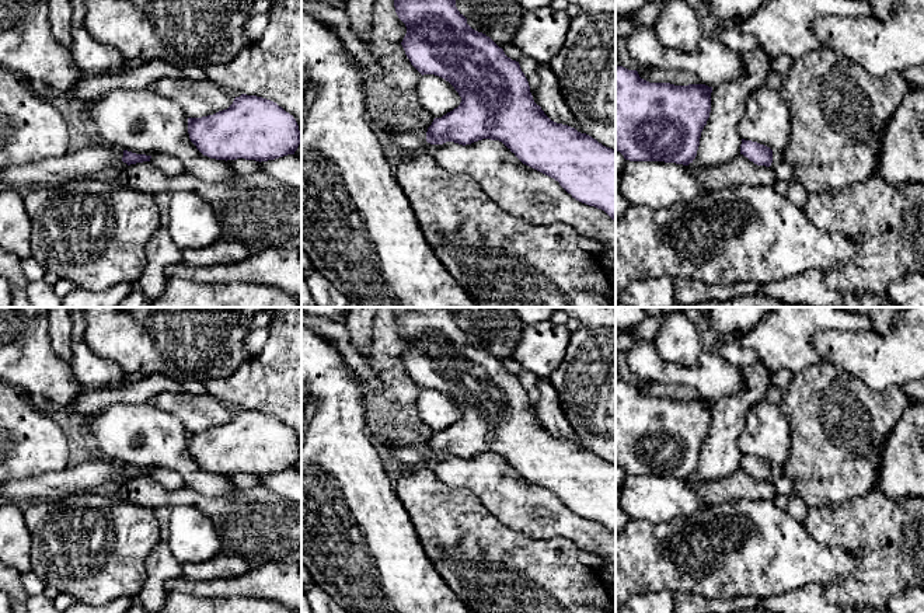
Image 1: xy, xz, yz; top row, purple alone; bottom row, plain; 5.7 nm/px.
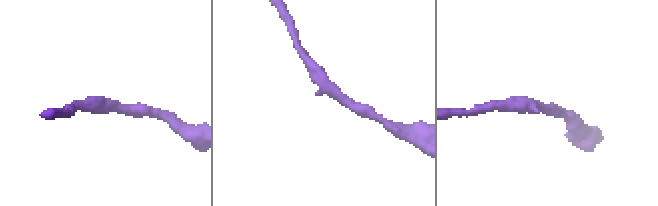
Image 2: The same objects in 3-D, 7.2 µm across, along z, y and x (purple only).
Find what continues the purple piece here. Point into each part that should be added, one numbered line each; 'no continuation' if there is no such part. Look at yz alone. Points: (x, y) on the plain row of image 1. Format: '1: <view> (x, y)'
no continuation

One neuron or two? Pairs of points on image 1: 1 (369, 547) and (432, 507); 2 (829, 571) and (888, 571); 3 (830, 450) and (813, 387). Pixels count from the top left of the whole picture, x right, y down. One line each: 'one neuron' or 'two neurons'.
1: two neurons
2: two neurons
3: one neuron

